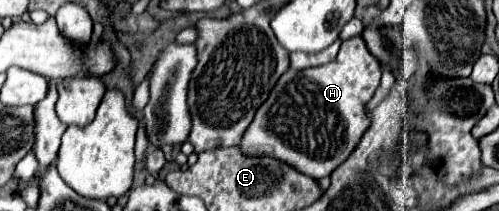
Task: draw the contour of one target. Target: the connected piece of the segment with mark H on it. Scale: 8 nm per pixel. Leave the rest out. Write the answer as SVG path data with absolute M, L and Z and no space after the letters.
M360 37L342 41L336 59L326 65L302 71L288 69L278 79L266 103L256 111L240 149L246 155L274 155L314 179L330 175L354 151L368 129L370 121L364 115L364 107L378 89L380 75L380 63L370 55Z

